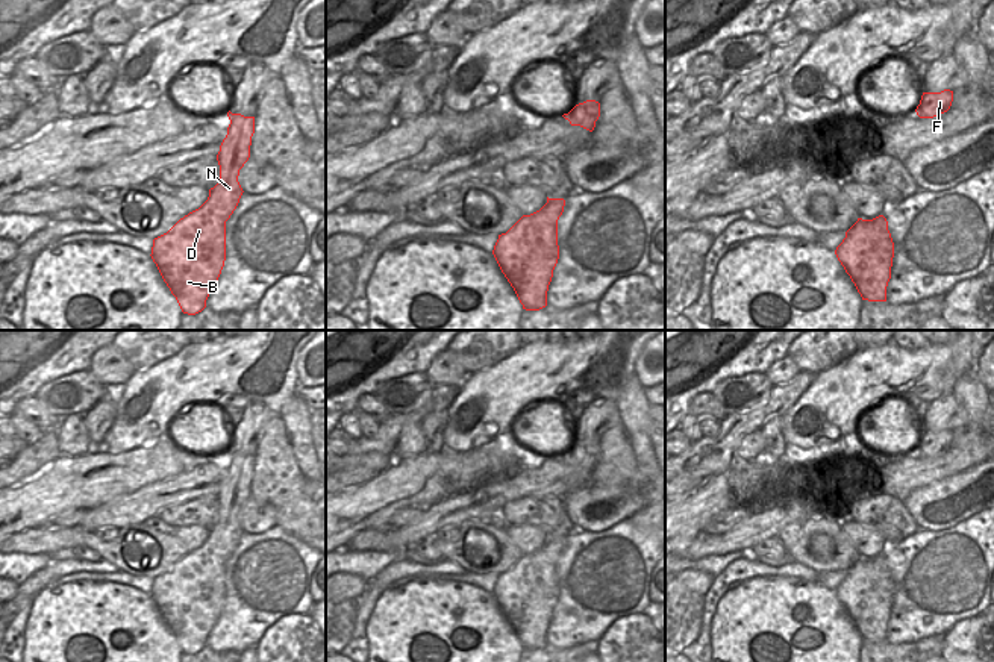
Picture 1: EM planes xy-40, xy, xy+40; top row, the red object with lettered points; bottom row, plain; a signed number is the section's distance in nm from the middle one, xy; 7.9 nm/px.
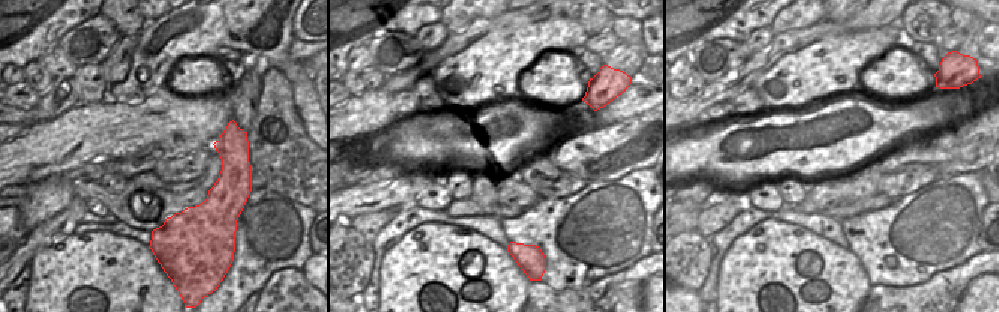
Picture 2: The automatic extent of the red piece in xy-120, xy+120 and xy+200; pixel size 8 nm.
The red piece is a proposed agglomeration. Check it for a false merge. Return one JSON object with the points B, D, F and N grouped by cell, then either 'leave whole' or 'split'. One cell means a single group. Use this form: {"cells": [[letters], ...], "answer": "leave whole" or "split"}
{"cells": [["B", "D", "F", "N"]], "answer": "leave whole"}

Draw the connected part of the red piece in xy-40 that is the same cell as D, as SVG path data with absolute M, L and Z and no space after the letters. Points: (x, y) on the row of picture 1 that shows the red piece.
M227 112L230 124L220 145L218 183L208 200L153 239L152 259L183 314L206 308L226 261L226 221L242 195L239 170L250 158L255 117Z

